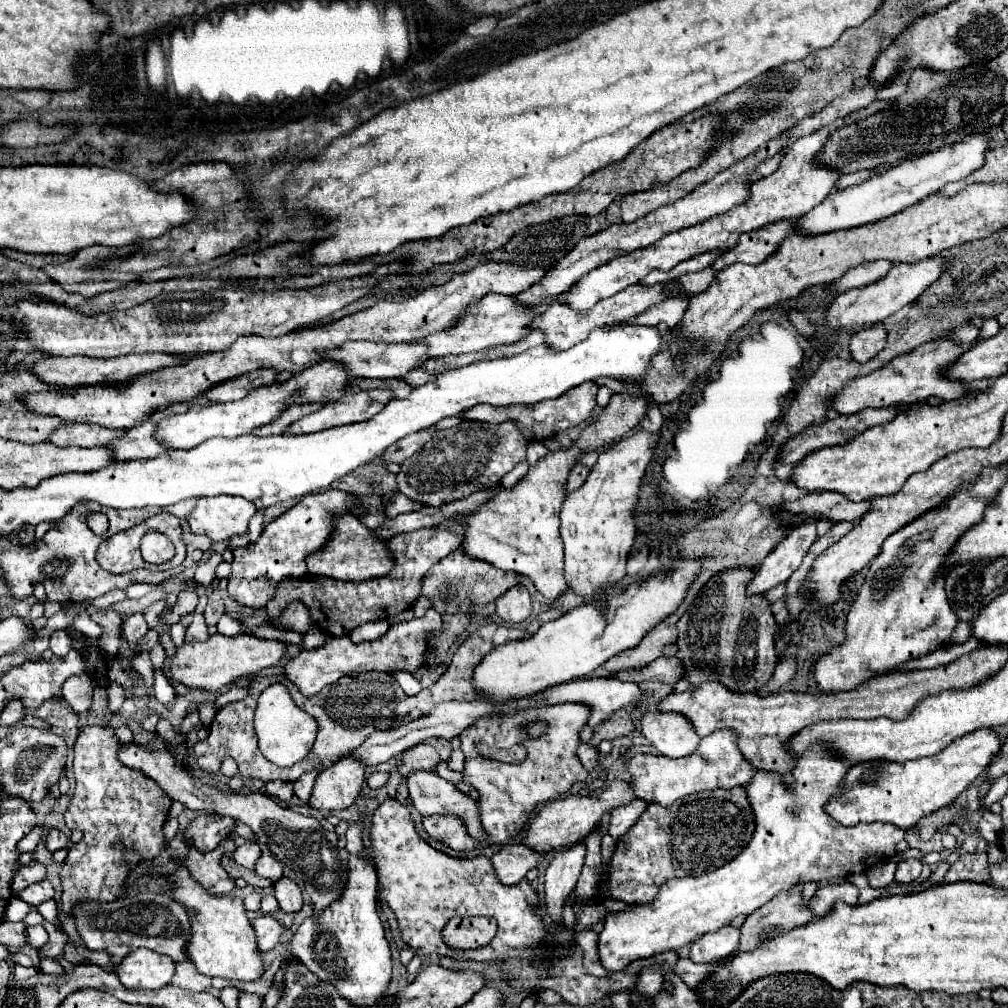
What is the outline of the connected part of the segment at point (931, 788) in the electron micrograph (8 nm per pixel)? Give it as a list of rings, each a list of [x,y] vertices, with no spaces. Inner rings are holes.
[[[983,728],[955,740],[947,750],[929,758],[911,762],[859,762],[847,772],[843,794],[827,804],[827,814],[843,826],[855,826],[859,822],[893,822],[905,830],[913,828],[921,818],[953,804],[999,756],[999,750],[999,734],[993,728]]]

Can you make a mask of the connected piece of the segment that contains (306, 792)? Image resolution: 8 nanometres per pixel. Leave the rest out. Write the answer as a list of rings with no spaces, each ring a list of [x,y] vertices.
[[[311,772],[311,774],[303,774],[301,778],[293,782],[293,790],[295,790],[295,796],[297,796],[301,802],[309,802],[315,783],[315,776],[317,776],[317,772]]]

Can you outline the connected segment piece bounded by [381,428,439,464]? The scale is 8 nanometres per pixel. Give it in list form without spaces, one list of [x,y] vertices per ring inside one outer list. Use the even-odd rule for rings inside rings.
[[[427,428],[427,430],[419,430],[415,434],[409,434],[407,438],[401,438],[399,442],[391,444],[389,450],[383,452],[381,460],[383,462],[397,462],[397,464],[401,464],[403,460],[407,460],[409,456],[419,452],[423,448],[423,442],[427,442],[427,438],[433,438],[437,432],[439,432],[437,428]]]

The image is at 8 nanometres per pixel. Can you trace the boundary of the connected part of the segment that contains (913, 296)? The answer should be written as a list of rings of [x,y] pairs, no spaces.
[[[925,258],[925,260],[919,260],[919,262],[909,264],[909,266],[907,264],[893,264],[887,278],[883,278],[883,280],[871,284],[871,286],[863,286],[863,288],[847,290],[847,294],[839,294],[827,310],[825,326],[831,328],[831,330],[853,330],[853,332],[857,332],[865,326],[873,326],[877,322],[883,322],[893,312],[901,310],[907,304],[913,304],[917,300],[917,296],[927,286],[931,286],[943,270],[945,270],[945,262],[941,258]]]

